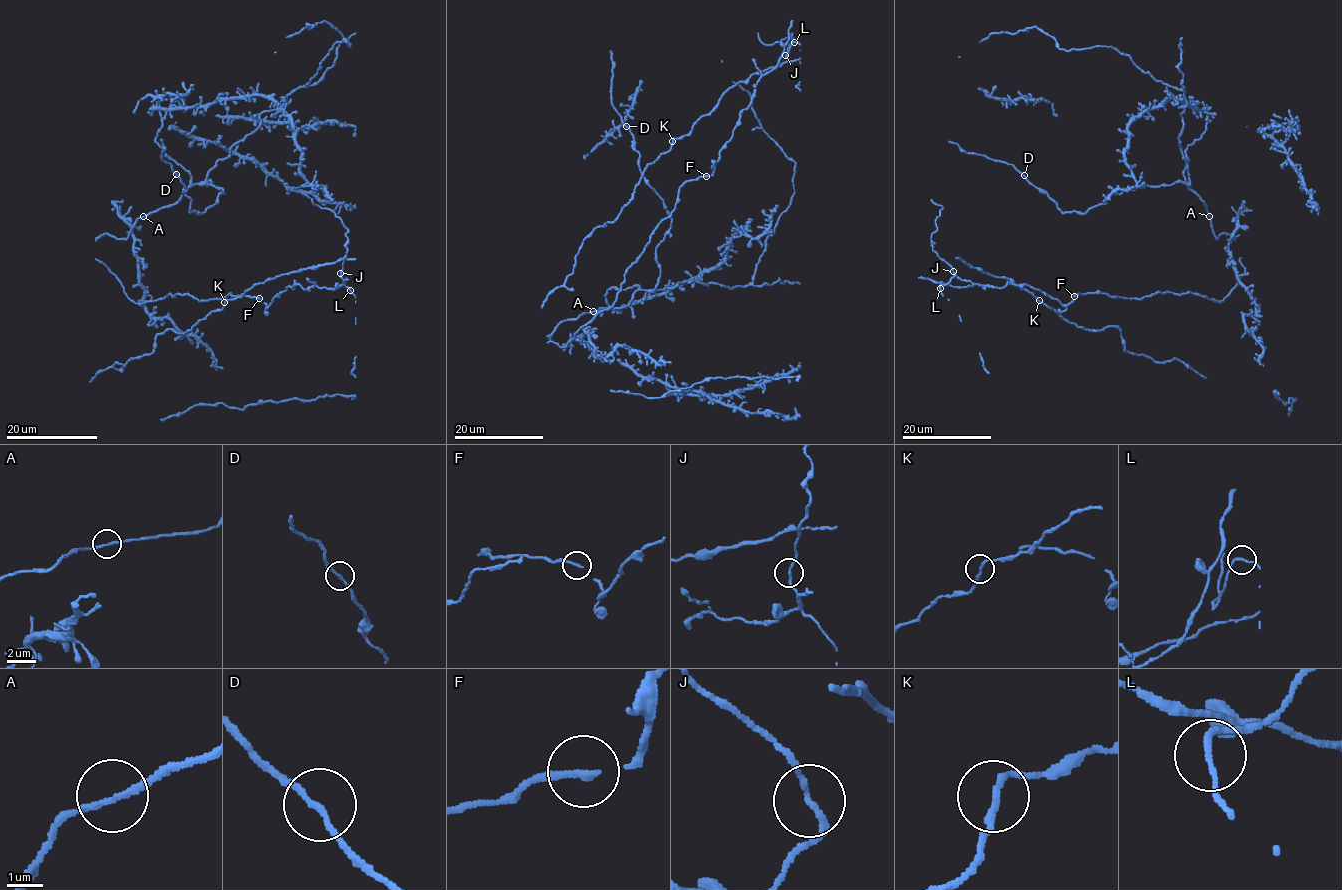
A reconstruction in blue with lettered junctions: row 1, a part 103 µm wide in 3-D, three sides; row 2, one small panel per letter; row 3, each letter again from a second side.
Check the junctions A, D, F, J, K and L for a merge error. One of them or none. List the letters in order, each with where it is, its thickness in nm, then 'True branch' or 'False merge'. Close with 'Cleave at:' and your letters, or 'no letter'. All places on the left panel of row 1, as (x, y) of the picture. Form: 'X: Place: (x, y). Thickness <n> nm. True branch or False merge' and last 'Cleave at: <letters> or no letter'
A: Place: (143, 216). Thickness 160 nm. True branch
D: Place: (176, 174). Thickness 160 nm. True branch
F: Place: (259, 298). Thickness 150 nm. True branch
J: Place: (340, 273). Thickness 150 nm. True branch
K: Place: (224, 302). Thickness 170 nm. True branch
L: Place: (350, 290). Thickness 160 nm. True branch
Cleave at: no letter

